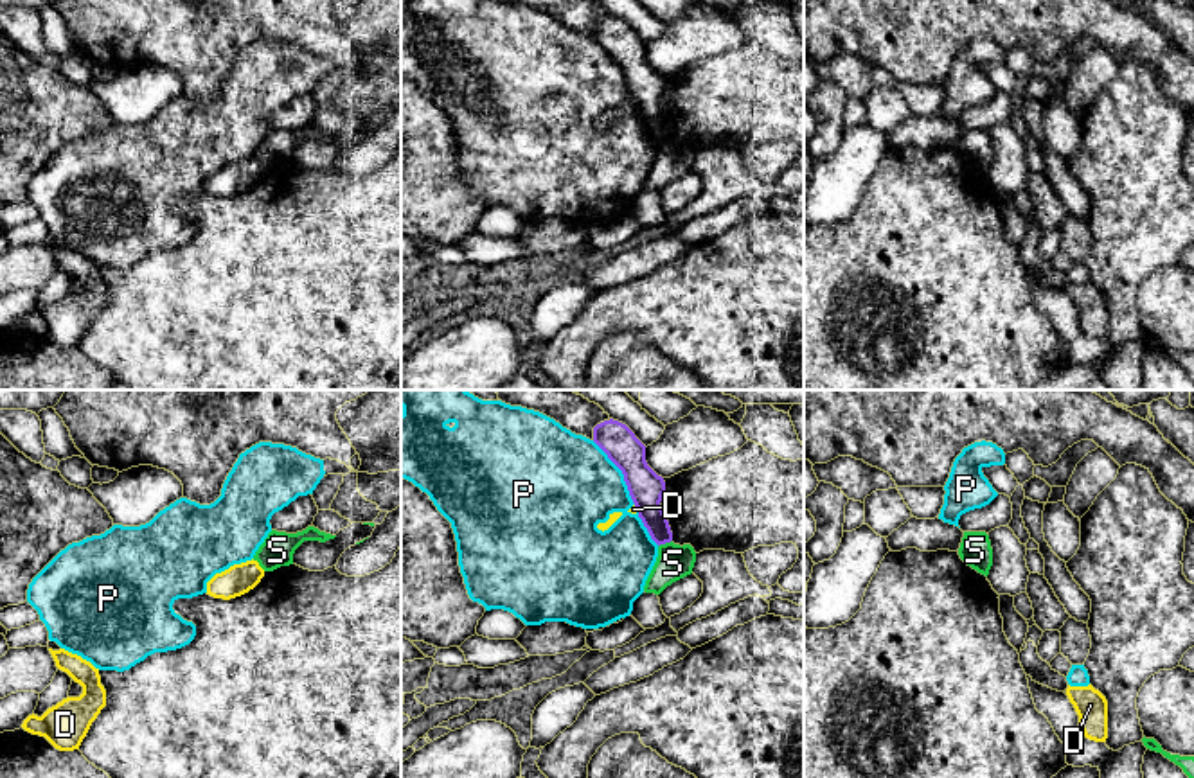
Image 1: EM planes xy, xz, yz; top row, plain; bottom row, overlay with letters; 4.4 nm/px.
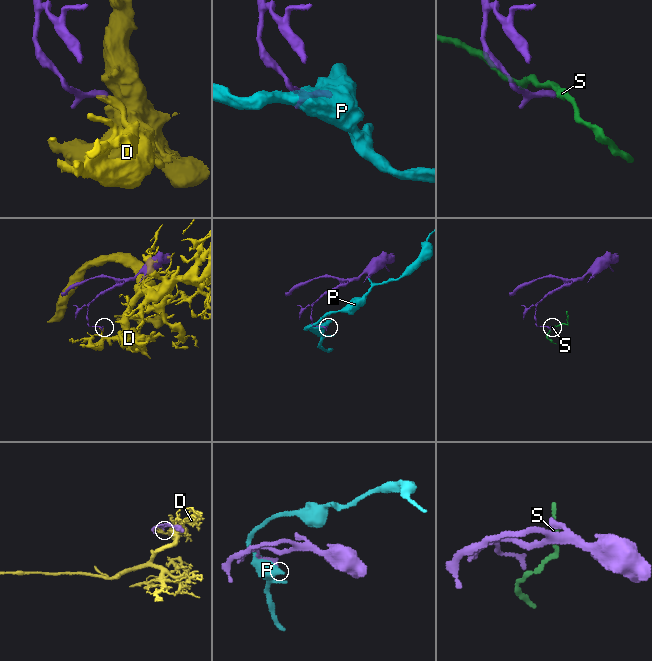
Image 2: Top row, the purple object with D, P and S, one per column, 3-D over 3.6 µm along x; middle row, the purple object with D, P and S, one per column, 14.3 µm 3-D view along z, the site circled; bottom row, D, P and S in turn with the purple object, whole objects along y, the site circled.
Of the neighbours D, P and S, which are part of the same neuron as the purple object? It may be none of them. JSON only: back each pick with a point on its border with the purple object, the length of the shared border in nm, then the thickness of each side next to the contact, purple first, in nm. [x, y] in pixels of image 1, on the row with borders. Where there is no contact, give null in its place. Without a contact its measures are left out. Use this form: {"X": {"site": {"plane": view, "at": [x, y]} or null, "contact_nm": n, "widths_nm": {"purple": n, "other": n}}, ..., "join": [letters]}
{"join": []}

